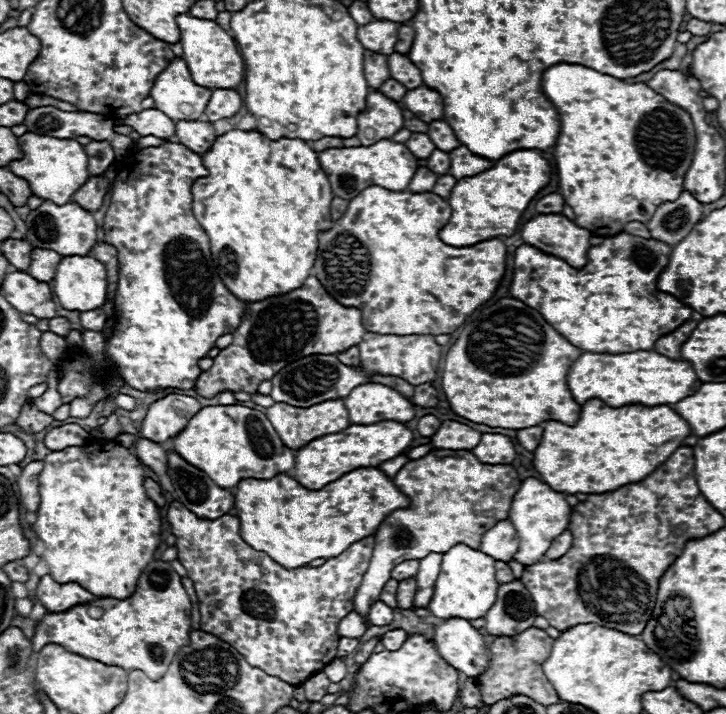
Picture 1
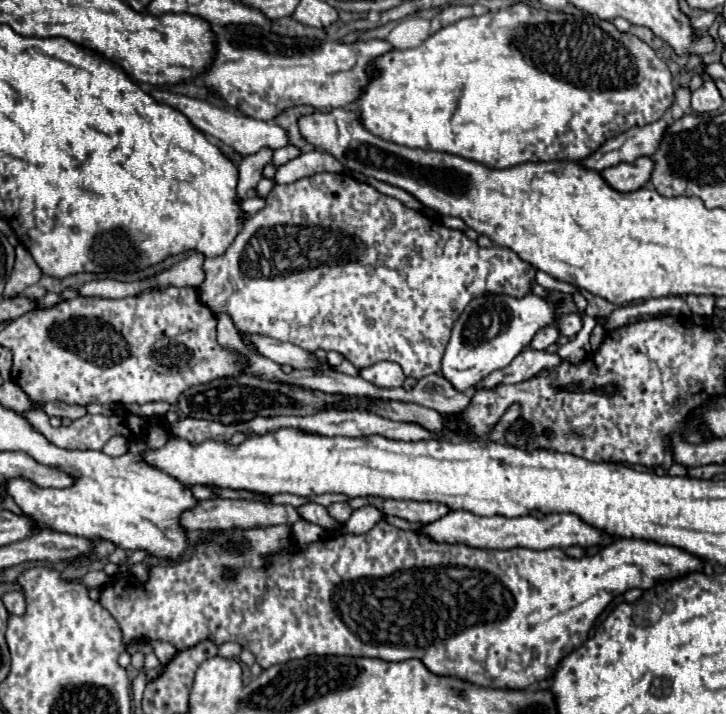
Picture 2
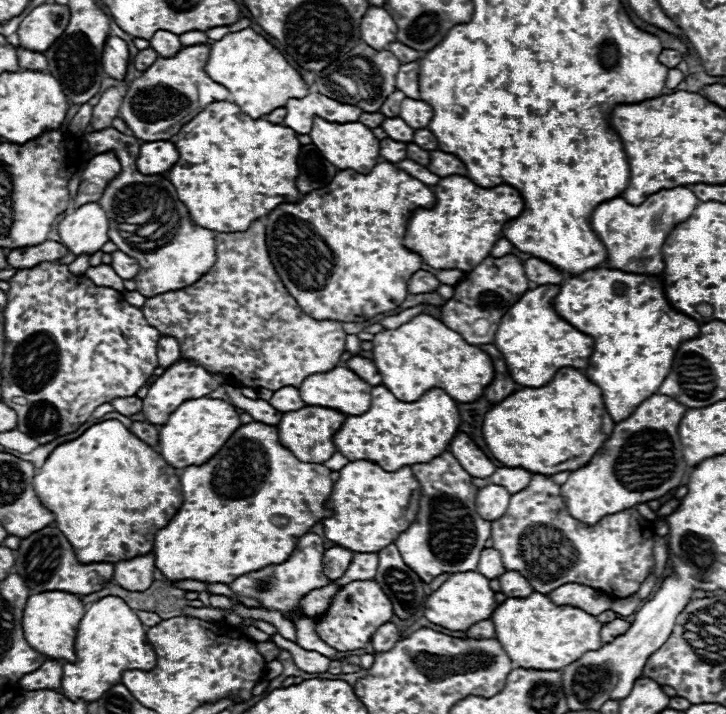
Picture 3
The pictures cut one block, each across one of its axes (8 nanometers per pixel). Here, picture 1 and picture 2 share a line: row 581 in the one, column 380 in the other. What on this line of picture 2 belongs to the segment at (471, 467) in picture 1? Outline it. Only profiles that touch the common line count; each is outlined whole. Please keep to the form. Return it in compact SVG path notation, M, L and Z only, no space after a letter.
M378 362L370 368L360 370L358 376L364 376L364 380L376 384L378 388L400 388L404 384L404 372L394 362Z

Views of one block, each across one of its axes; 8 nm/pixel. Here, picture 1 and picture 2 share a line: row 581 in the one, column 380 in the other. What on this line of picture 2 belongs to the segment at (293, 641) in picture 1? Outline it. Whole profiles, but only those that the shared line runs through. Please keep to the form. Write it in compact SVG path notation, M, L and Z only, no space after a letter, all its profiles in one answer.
M322 172L314 174L310 178L296 180L292 184L278 184L272 188L272 192L266 196L266 206L256 212L252 218L246 220L242 232L236 236L232 246L228 248L226 254L218 258L206 258L204 260L204 282L198 286L198 296L200 302L206 304L214 314L226 312L232 320L234 326L240 332L254 332L254 334L264 334L282 342L292 342L306 352L316 352L316 350L334 350L342 354L346 360L350 360L356 368L368 368L376 362L396 362L402 366L404 374L410 378L424 378L430 374L438 374L442 368L442 356L446 350L446 344L450 340L450 330L452 324L458 320L466 304L476 298L486 294L486 282L488 276L492 274L492 292L494 294L510 294L510 296L524 296L530 292L530 284L534 282L534 266L520 260L510 248L504 246L490 246L490 248L480 248L474 240L470 240L462 230L452 230L446 228L438 222L432 222L424 214L404 206L400 200L390 198L382 192L378 192L374 186L366 182L358 182L350 174L332 174L332 172Z

